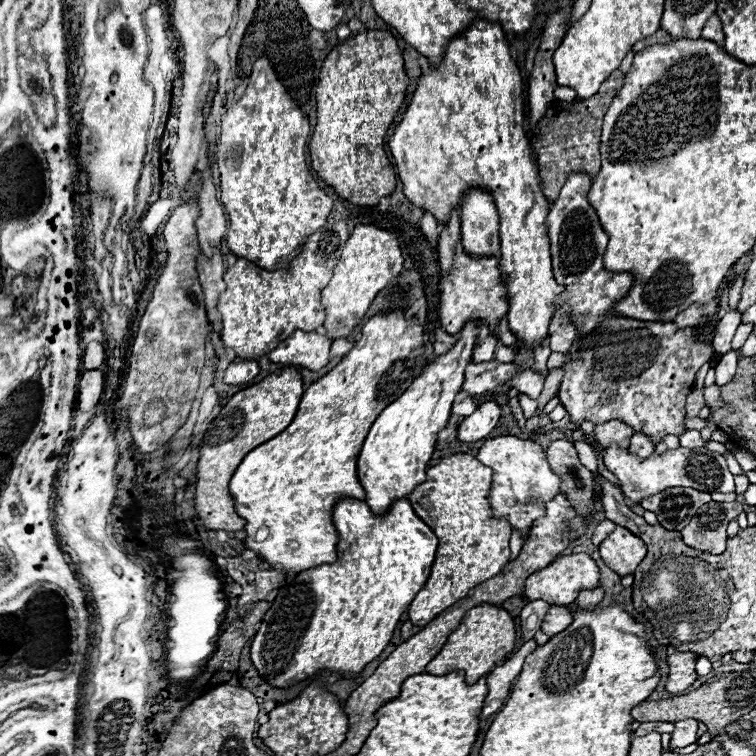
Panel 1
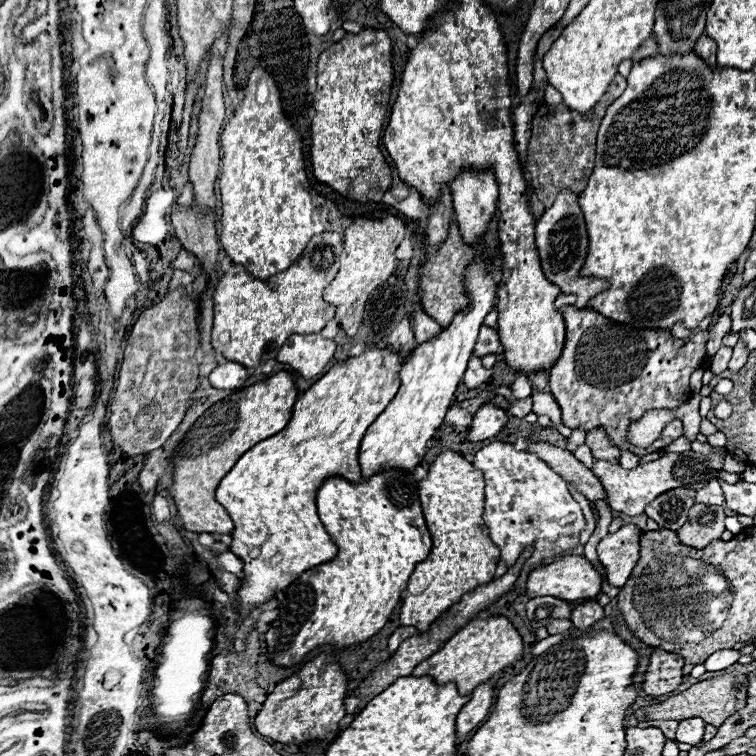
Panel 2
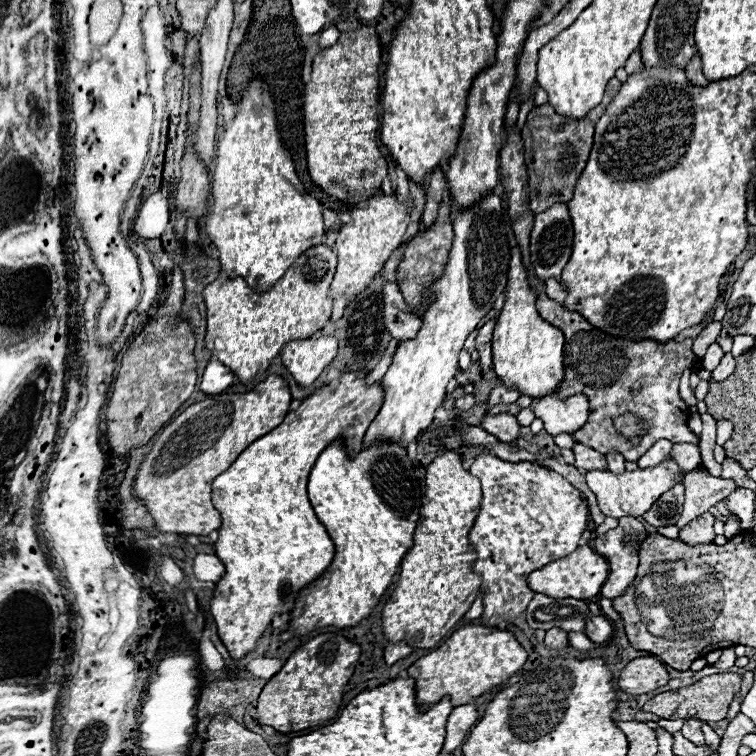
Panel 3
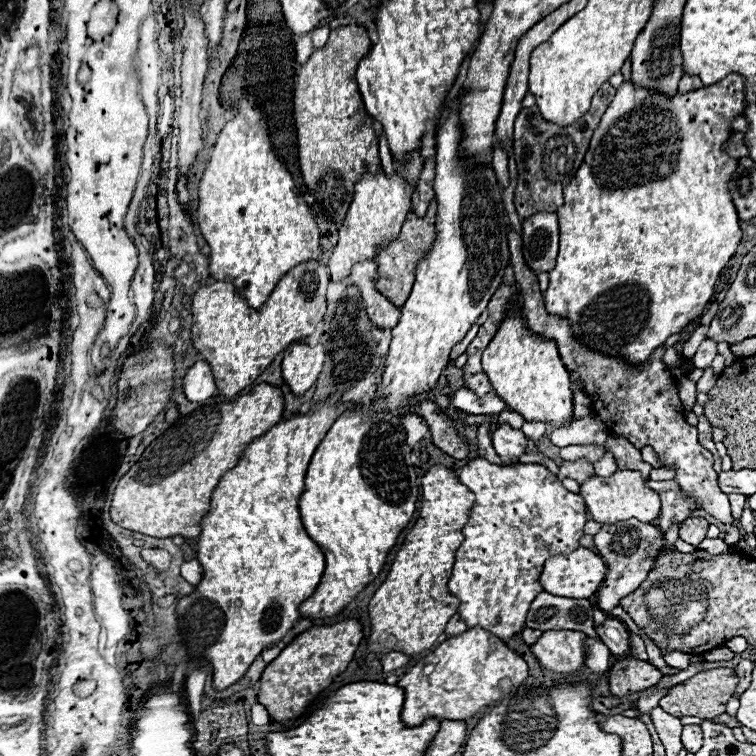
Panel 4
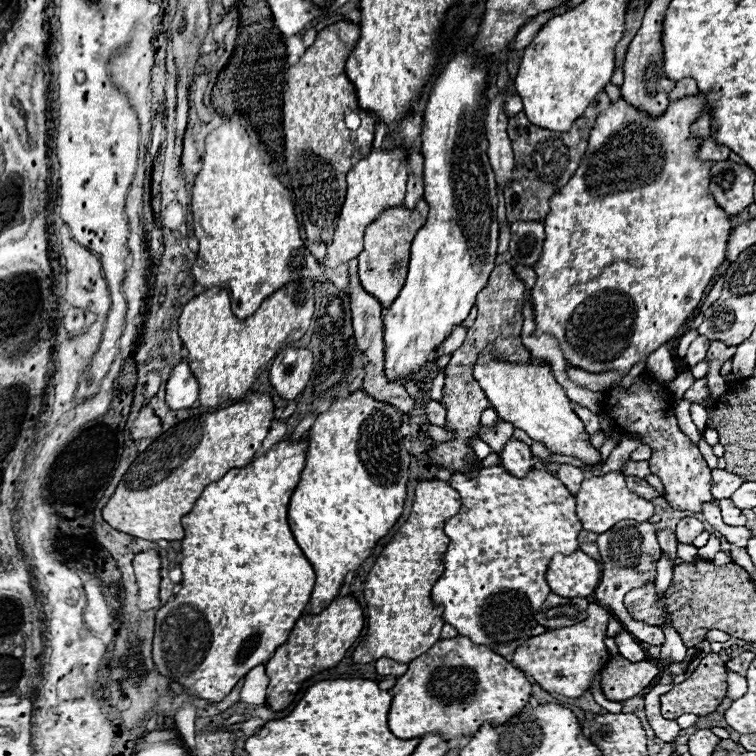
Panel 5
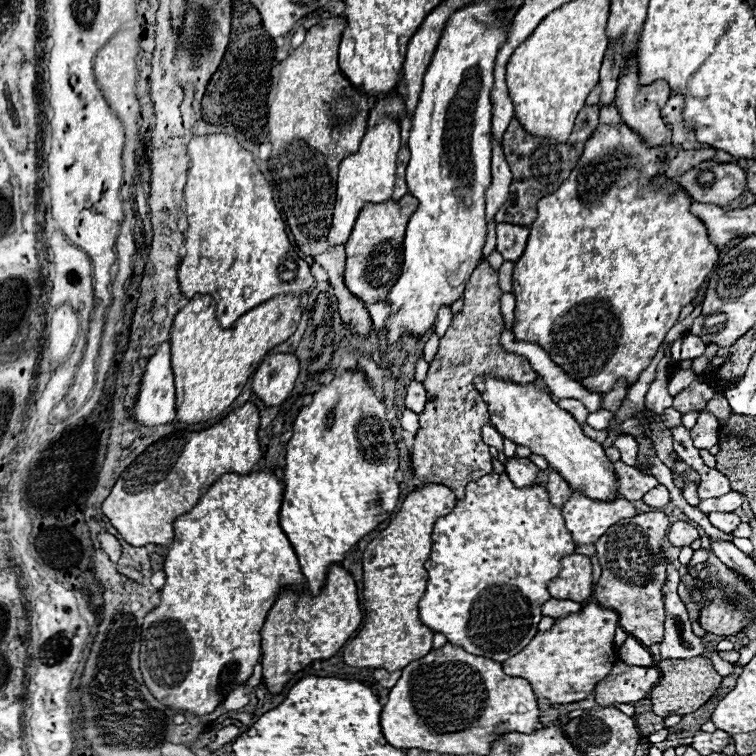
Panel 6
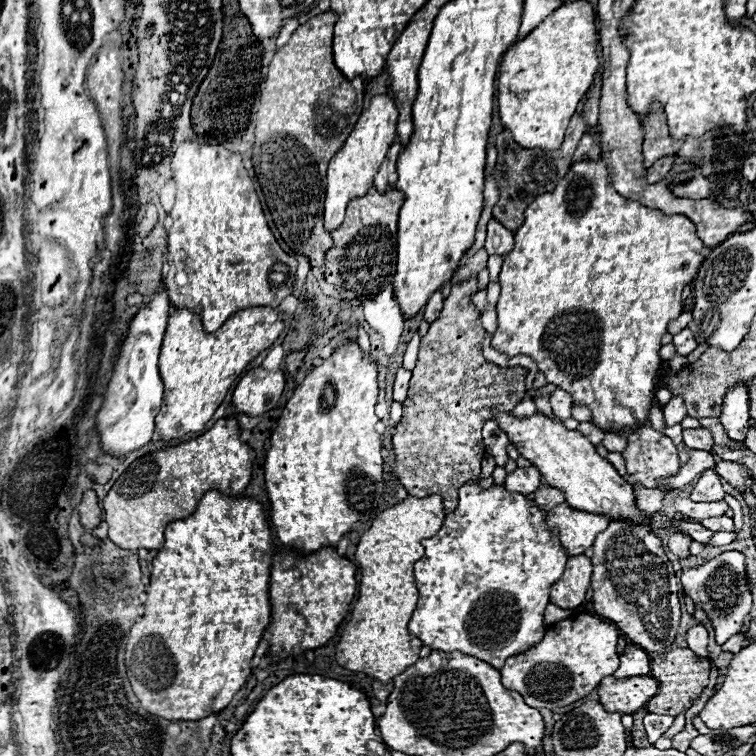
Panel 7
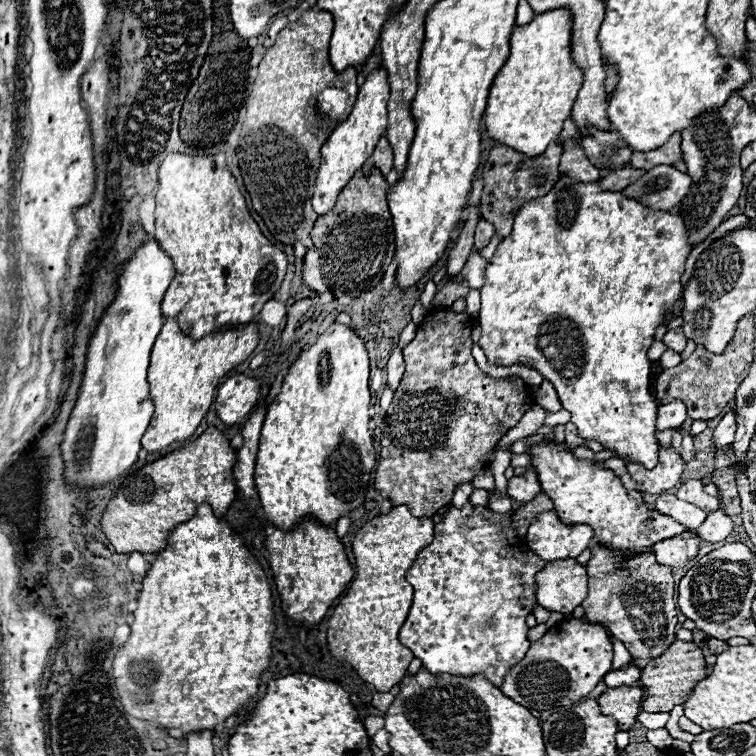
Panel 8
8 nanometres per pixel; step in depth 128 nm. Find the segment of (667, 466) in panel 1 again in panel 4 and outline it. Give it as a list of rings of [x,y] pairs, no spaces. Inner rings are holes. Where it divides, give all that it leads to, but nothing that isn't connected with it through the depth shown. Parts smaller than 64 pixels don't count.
[[[616,470],[612,476],[602,478],[602,476],[592,476],[580,484],[580,496],[584,498],[586,510],[590,518],[598,524],[614,524],[620,520],[630,520],[638,518],[640,522],[652,522],[660,514],[660,502],[658,494],[650,488],[644,486],[644,478],[640,472],[634,470]]]

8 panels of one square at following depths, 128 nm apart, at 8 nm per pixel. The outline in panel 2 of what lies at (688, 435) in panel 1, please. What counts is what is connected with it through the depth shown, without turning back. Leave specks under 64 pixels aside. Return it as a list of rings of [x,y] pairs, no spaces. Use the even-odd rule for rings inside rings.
[[[678,438],[678,440],[670,442],[668,446],[664,446],[664,448],[660,450],[660,454],[668,454],[668,452],[686,452],[686,450],[690,450],[688,440],[686,440],[686,438]]]

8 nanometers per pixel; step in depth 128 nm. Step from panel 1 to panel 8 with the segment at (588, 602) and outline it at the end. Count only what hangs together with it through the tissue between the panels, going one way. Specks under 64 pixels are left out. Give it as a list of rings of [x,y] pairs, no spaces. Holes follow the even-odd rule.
[[[628,664],[614,672],[608,672],[604,676],[604,682],[608,688],[618,688],[618,686],[632,686],[638,678],[640,678],[640,668],[634,664]]]

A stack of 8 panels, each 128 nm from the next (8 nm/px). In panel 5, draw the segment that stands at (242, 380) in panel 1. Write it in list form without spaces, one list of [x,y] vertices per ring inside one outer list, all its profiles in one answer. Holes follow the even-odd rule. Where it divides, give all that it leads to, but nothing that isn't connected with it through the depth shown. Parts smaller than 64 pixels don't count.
[[[186,360],[172,366],[170,376],[166,380],[166,404],[170,410],[184,410],[192,408],[198,398],[198,384],[192,376]]]

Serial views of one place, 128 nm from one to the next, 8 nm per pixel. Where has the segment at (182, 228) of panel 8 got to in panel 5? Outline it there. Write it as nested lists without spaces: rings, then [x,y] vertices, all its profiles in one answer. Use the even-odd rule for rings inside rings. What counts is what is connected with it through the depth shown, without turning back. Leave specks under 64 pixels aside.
[[[236,122],[222,124],[206,136],[202,170],[194,180],[190,206],[194,236],[198,238],[192,278],[202,288],[218,286],[228,290],[236,318],[254,314],[268,296],[288,282],[335,278],[335,269],[320,268],[304,248],[292,194],[278,182],[262,152],[250,144],[248,132]]]

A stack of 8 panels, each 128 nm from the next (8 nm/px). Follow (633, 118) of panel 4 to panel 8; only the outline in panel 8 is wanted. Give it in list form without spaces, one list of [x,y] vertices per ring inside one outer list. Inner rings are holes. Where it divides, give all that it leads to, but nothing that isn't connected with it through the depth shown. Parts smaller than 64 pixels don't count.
[[[562,176],[554,188],[536,202],[524,204],[518,214],[514,216],[512,234],[504,238],[494,256],[486,262],[484,270],[484,286],[480,288],[480,340],[478,346],[484,350],[488,364],[496,366],[512,366],[512,364],[526,364],[530,368],[536,368],[546,380],[550,380],[558,392],[558,398],[562,402],[562,408],[572,414],[572,422],[578,428],[578,434],[584,440],[596,440],[606,450],[616,452],[616,456],[624,462],[642,464],[644,468],[654,468],[658,464],[658,450],[660,442],[656,438],[656,408],[658,402],[654,402],[650,392],[650,360],[646,356],[652,340],[654,330],[664,322],[664,314],[674,306],[676,300],[682,296],[682,284],[680,276],[684,272],[684,262],[690,254],[692,246],[686,240],[686,228],[680,216],[664,212],[664,210],[650,210],[642,206],[640,202],[634,202],[626,198],[620,192],[604,192],[598,188],[596,182],[574,182],[568,176]]]

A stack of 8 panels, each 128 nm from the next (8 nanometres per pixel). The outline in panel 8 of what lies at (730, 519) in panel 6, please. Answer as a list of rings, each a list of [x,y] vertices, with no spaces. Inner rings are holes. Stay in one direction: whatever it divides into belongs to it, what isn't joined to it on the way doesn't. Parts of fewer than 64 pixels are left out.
[[[714,510],[714,512],[708,512],[706,520],[696,530],[696,534],[708,544],[716,544],[716,542],[724,540],[732,532],[732,528],[734,528],[732,520],[722,510]]]

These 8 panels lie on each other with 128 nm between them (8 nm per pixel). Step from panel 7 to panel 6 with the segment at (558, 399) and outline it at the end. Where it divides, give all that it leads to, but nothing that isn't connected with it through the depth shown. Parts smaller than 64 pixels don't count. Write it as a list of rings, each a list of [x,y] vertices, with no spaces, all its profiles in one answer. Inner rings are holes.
[[[562,398],[562,400],[558,400],[558,406],[564,408],[568,414],[572,414],[580,424],[584,424],[584,420],[588,416],[588,410],[584,408],[582,402],[578,402],[574,398]]]

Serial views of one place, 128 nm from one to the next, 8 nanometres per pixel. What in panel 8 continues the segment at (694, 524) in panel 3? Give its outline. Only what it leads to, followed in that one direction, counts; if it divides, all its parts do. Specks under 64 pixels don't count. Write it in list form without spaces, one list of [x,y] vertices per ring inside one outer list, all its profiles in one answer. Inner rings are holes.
[[[682,532],[668,540],[656,542],[652,546],[652,552],[656,554],[658,564],[668,568],[682,568],[696,558],[700,542],[702,540],[694,532]]]

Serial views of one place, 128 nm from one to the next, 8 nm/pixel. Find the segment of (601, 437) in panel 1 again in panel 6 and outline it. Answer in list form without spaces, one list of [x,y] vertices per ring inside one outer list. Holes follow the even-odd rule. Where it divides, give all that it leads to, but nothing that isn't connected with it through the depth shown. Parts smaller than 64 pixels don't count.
[[[556,472],[548,474],[548,482],[546,482],[546,490],[550,496],[550,502],[554,506],[564,506],[564,502],[568,502],[568,498],[572,496],[572,490],[568,488],[566,482],[562,482],[562,476]]]

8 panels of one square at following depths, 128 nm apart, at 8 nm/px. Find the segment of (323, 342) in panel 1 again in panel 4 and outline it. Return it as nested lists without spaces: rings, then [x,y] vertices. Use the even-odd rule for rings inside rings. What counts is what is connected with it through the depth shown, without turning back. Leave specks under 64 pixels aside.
[[[292,344],[282,358],[282,378],[294,394],[304,394],[318,378],[324,364],[324,348]]]

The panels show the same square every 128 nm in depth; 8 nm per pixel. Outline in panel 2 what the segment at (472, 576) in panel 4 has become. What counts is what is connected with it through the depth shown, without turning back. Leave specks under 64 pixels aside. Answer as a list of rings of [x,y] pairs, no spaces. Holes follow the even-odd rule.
[[[492,442],[476,452],[472,464],[484,474],[484,524],[490,540],[500,548],[498,562],[512,568],[518,556],[532,546],[532,556],[524,562],[522,572],[510,590],[516,596],[522,596],[526,594],[526,580],[532,570],[544,566],[546,558],[570,552],[578,546],[580,532],[584,530],[584,514],[566,482],[536,454],[514,450],[508,442]]]

